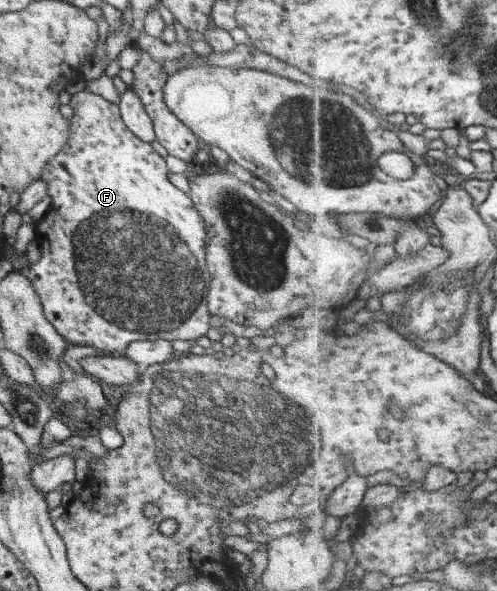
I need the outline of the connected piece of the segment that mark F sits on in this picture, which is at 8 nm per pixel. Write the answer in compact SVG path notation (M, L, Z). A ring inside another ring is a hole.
M86 89L71 95L68 104L73 114L67 119L69 123L69 136L63 149L52 157L44 166L38 180L44 180L47 185L47 195L50 197L50 208L42 218L35 222L34 240L41 250L40 259L28 265L26 277L32 284L44 317L56 329L67 343L89 345L96 351L109 354L122 351L132 341L146 339L165 339L172 341L196 340L208 331L210 326L210 313L207 310L207 287L209 286L209 273L205 266L205 225L196 208L187 194L178 190L168 180L164 159L155 153L149 143L139 140L125 125L119 116L117 104L110 103L102 96L96 95Z

